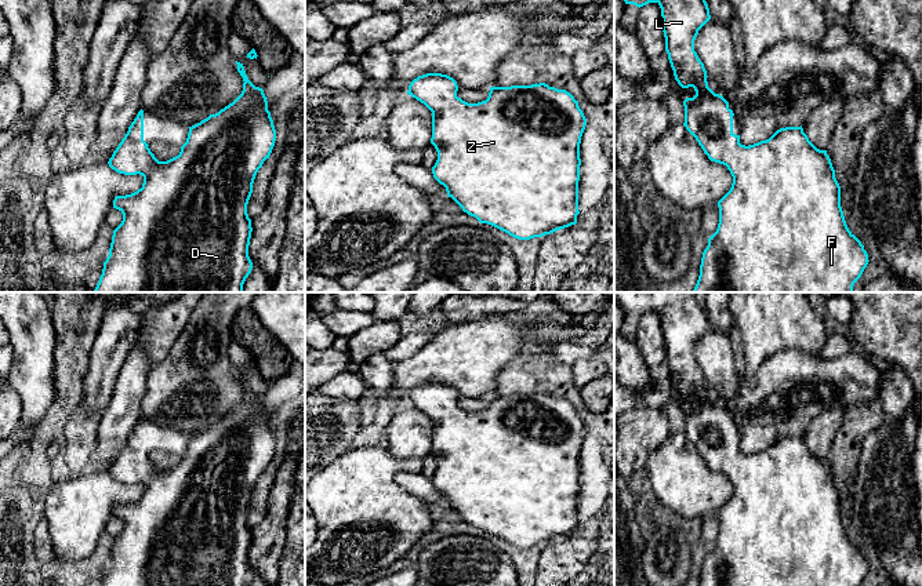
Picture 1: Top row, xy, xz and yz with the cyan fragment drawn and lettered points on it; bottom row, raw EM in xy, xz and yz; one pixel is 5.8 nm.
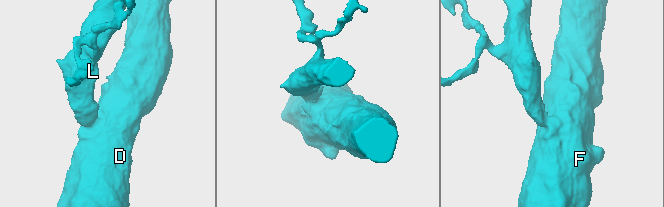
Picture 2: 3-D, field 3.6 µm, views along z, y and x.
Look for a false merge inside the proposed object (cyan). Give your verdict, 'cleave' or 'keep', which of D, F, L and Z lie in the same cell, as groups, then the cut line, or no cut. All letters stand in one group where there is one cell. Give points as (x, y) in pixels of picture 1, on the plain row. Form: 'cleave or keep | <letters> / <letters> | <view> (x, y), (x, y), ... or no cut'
keep | D F L Z | no cut

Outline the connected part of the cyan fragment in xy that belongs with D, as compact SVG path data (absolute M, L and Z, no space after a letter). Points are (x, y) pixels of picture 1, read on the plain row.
M236 370L236 374L244 390L242 403L218 422L189 436L179 463L167 470L159 470L144 449L144 419L138 421L108 473L119 483L142 484L144 492L137 501L113 509L123 529L113 539L101 586L248 586L251 582L248 554L253 536L247 513L255 484L275 455L276 438L264 398L248 389L243 372Z

